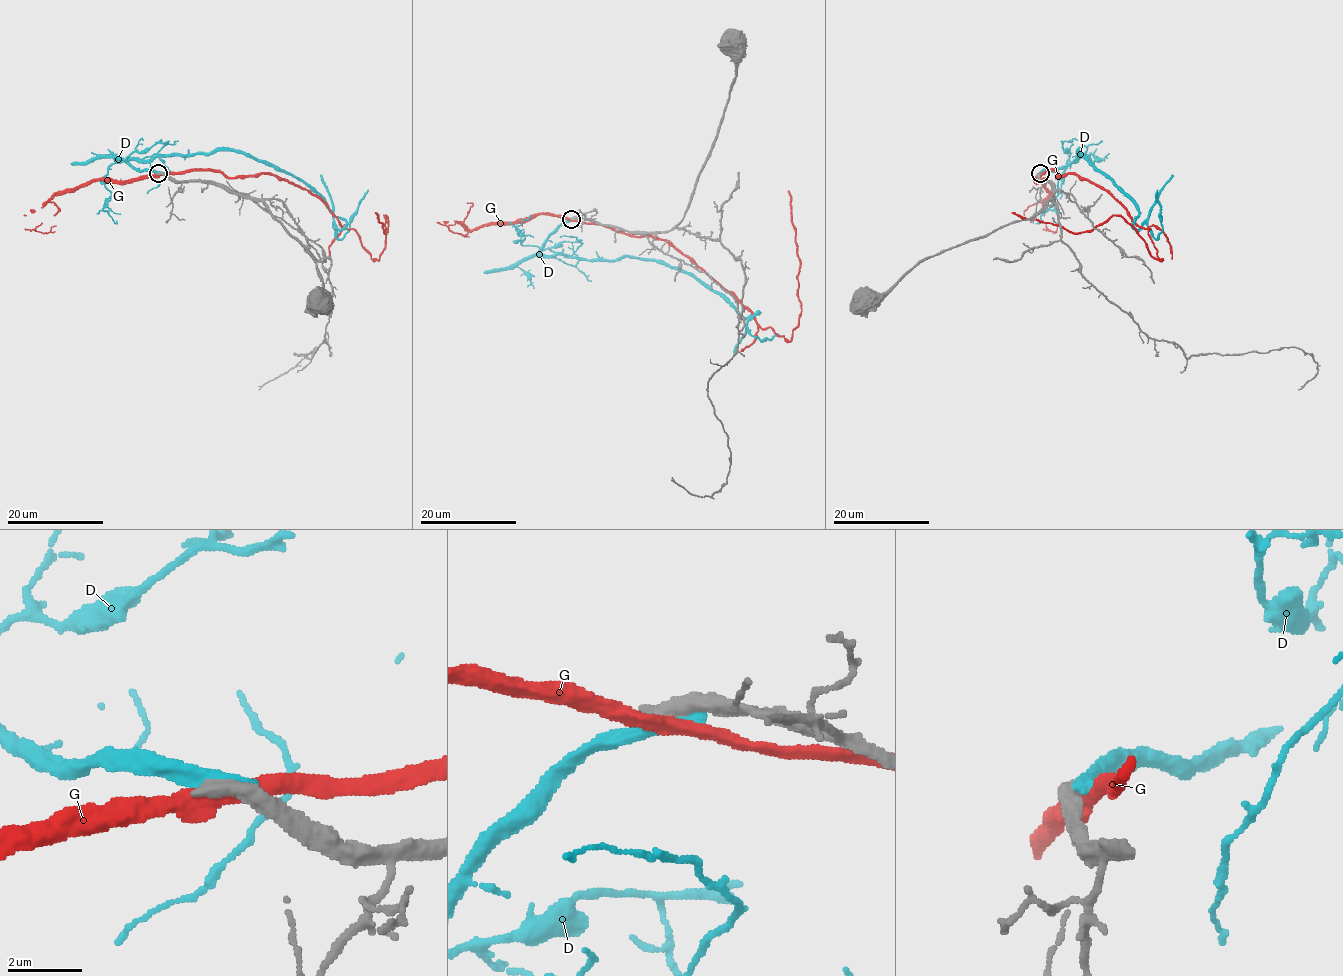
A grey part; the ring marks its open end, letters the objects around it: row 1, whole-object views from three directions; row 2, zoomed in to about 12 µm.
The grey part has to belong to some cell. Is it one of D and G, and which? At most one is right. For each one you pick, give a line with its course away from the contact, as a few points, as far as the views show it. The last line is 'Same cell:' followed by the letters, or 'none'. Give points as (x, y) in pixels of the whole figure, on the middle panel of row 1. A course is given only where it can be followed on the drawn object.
Same cell: none

